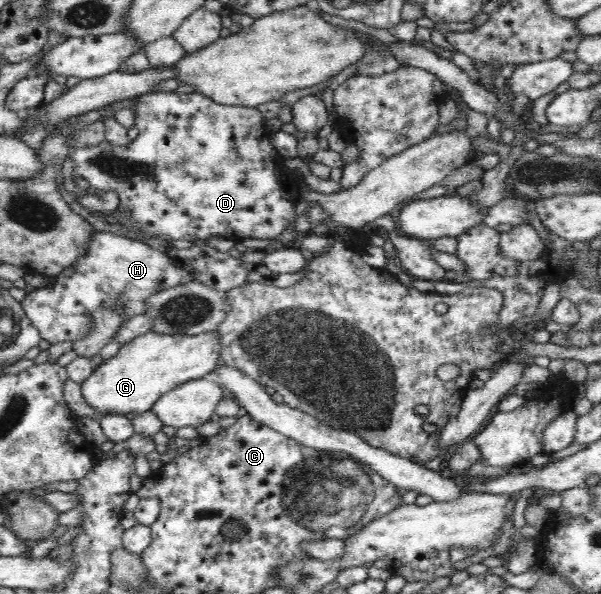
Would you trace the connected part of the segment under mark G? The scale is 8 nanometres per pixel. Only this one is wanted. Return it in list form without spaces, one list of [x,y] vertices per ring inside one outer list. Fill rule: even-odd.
[[[148,332],[126,343],[118,353],[96,367],[82,385],[84,401],[98,409],[98,417],[107,413],[151,411],[154,402],[171,389],[202,377],[212,376],[220,364],[222,352],[218,332],[200,335],[160,335]]]

